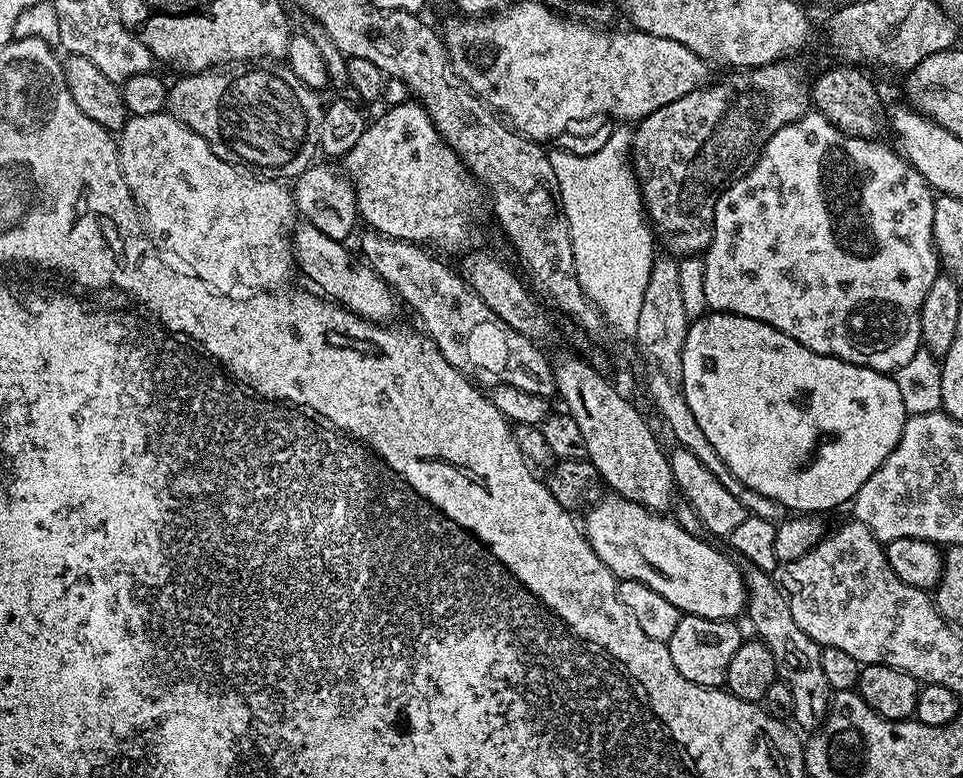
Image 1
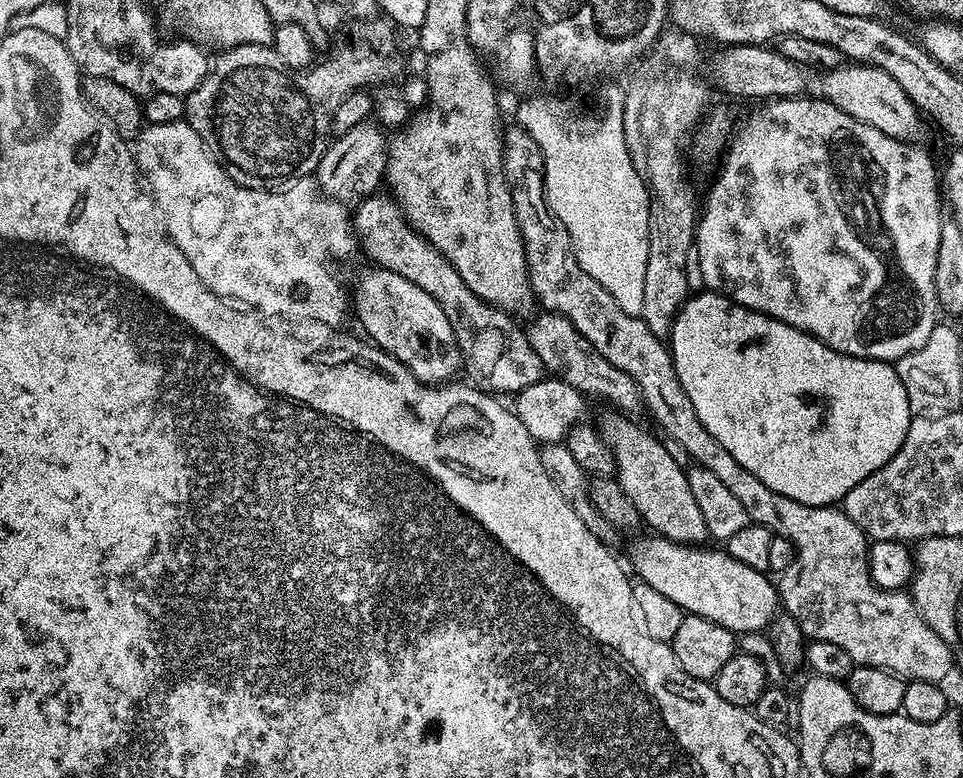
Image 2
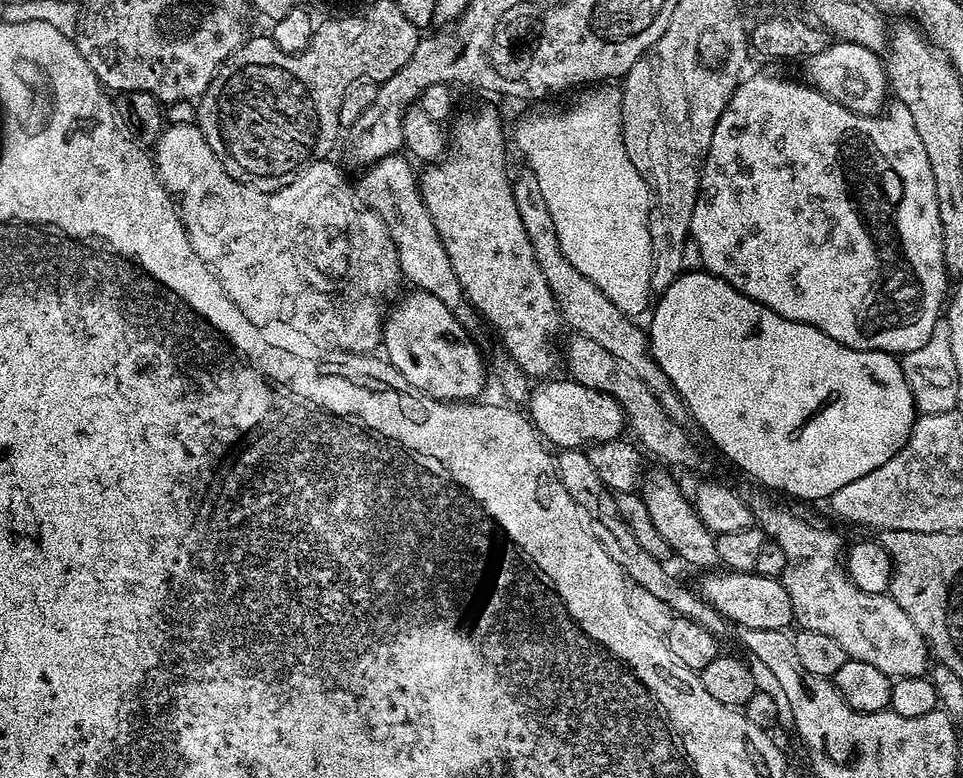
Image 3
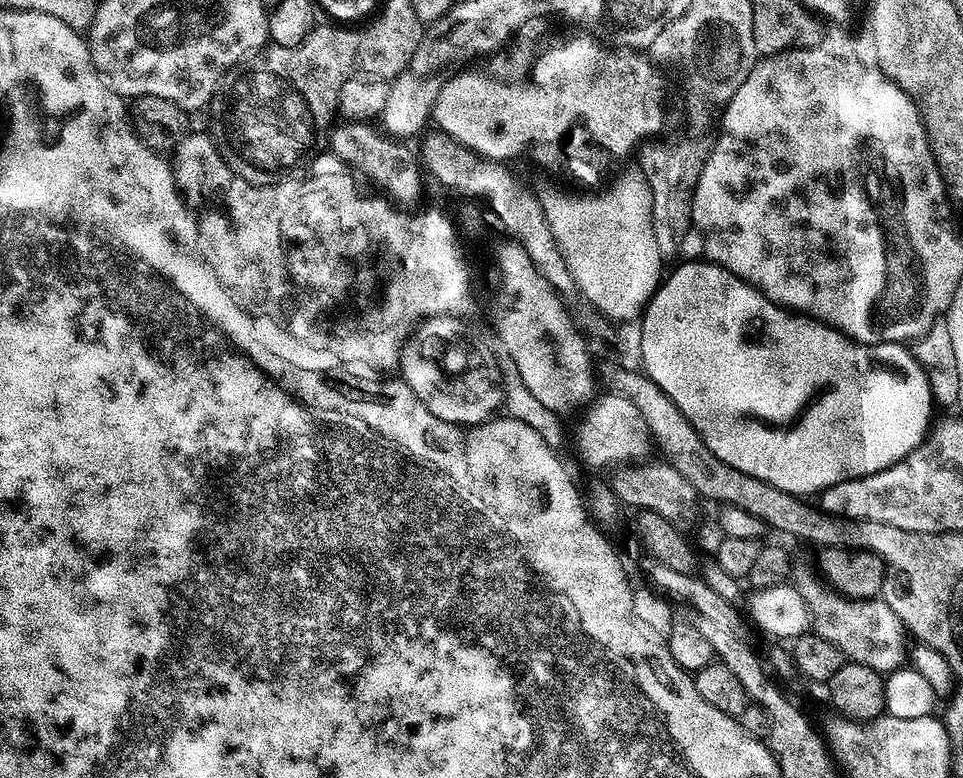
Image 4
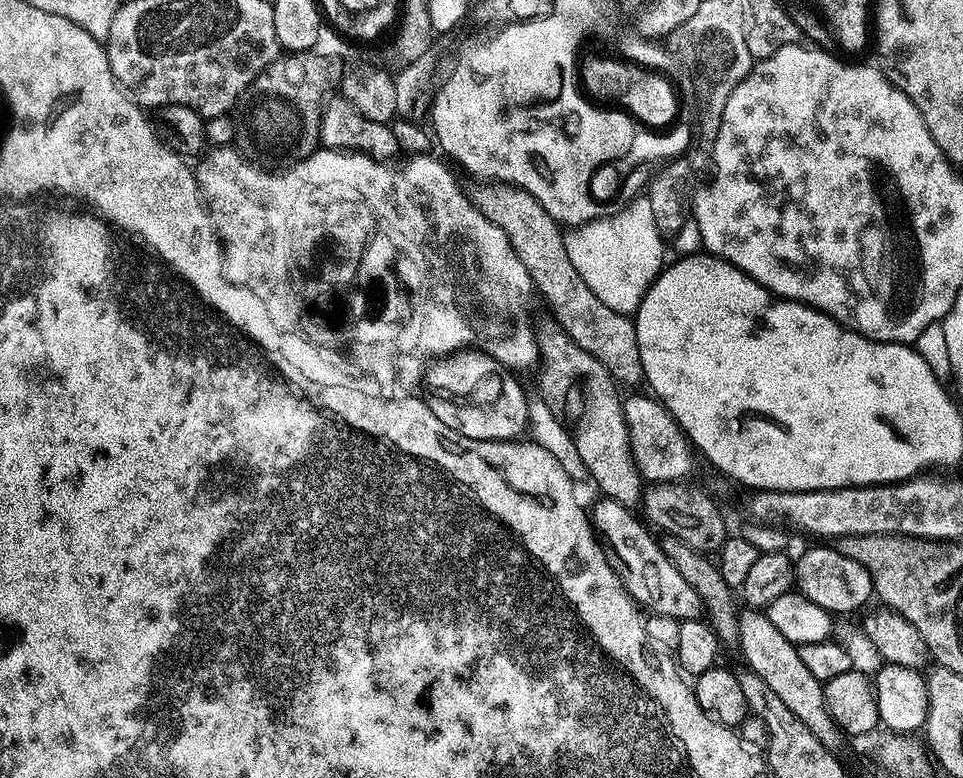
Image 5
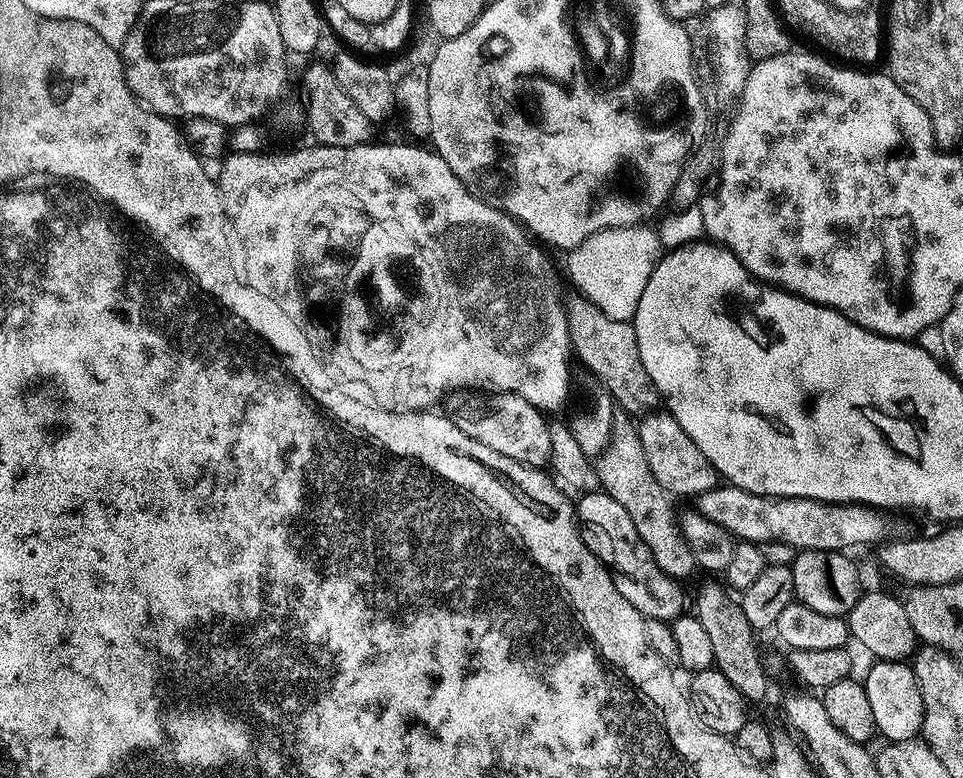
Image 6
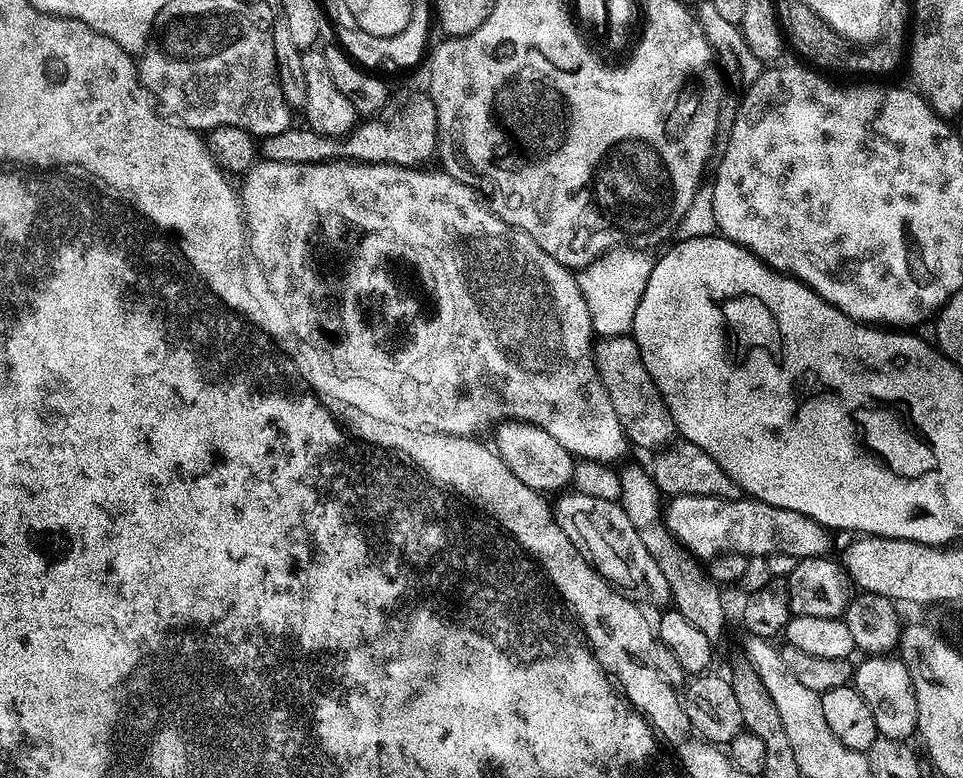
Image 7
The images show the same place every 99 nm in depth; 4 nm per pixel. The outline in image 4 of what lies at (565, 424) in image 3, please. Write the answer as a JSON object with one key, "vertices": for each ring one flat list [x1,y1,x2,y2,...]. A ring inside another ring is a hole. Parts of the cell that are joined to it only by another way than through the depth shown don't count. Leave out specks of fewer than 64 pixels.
{"vertices":[[604,394,587,409,587,412,586,424,580,436,580,456,590,467,604,468,607,464,620,466,625,462,635,466,651,457,648,455,654,451,652,431,646,424,646,418,642,416,642,410,638,410,638,406,630,402,630,398]]}

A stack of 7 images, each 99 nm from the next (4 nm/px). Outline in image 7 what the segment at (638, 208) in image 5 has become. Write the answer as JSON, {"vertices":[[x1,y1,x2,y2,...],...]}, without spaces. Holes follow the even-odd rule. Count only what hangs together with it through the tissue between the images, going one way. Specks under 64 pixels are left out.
{"vertices":[[616,248,579,269,582,298,586,298,586,310,590,310,592,330,597,337,619,338,631,333,638,302,642,302,642,294,646,294,646,282,650,282,652,273,654,260,648,256,651,255,644,250]]}

